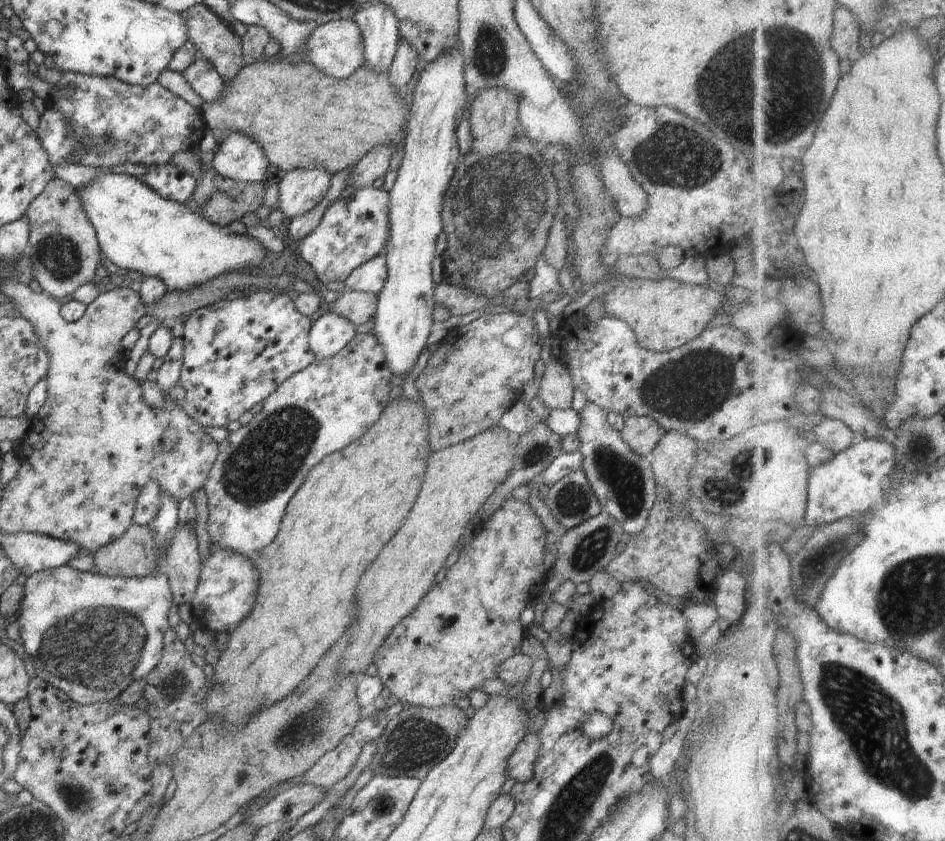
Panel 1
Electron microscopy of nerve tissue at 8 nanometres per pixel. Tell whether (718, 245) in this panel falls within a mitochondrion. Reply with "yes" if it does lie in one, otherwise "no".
no

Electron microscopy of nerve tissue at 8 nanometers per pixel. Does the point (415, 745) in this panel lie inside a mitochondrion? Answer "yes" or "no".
yes

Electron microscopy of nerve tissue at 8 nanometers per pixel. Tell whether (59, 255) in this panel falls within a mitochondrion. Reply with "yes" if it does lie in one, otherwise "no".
yes

